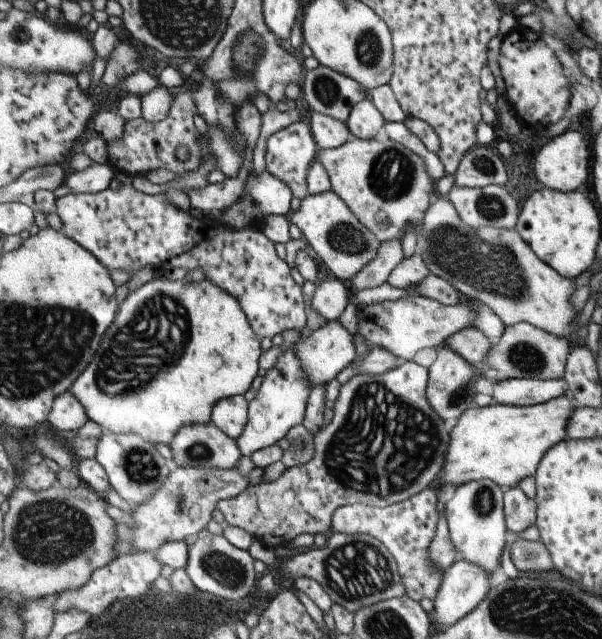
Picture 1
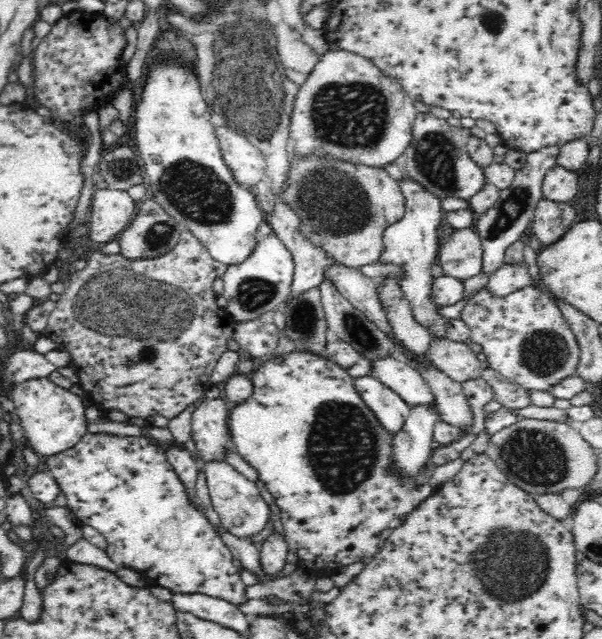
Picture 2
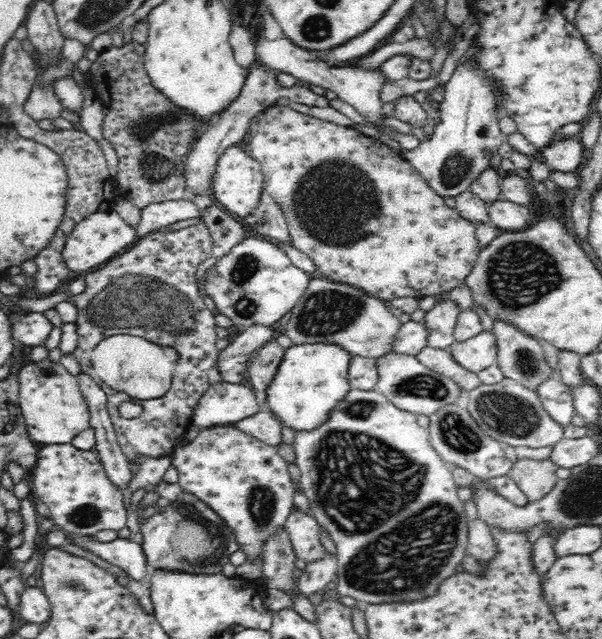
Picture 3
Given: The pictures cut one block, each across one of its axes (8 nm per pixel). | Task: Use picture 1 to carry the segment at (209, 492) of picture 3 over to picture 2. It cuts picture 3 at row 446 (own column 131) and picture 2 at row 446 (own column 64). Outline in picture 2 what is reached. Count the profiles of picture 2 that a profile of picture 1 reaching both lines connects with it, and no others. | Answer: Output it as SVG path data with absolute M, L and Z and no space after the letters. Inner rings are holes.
M204 398L196 403L192 412L192 434L197 456L205 462L210 459L224 459L226 449L234 449L226 419L228 406L222 398Z

